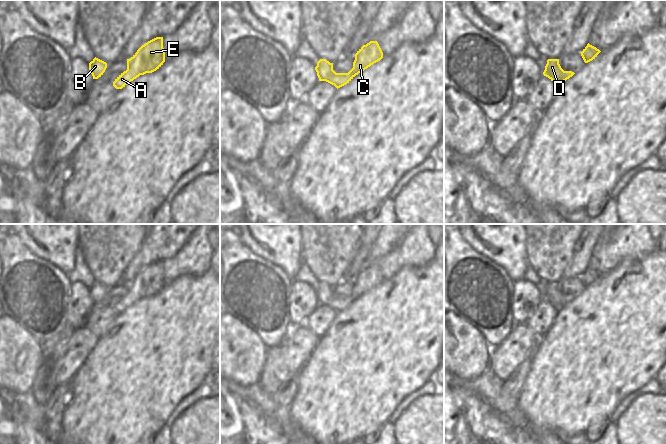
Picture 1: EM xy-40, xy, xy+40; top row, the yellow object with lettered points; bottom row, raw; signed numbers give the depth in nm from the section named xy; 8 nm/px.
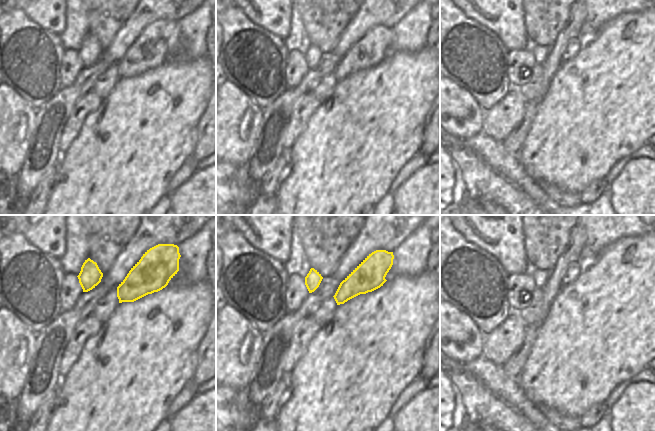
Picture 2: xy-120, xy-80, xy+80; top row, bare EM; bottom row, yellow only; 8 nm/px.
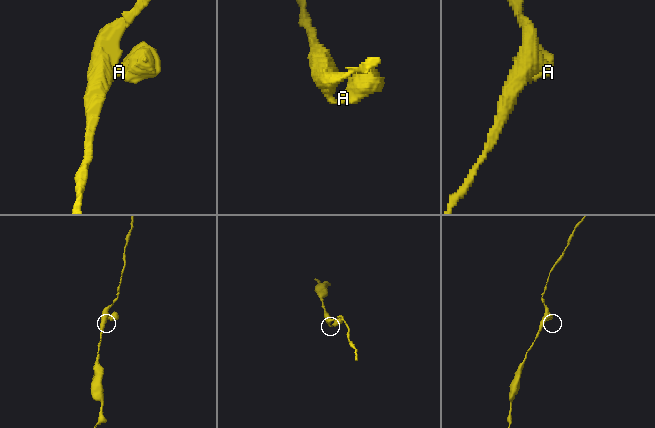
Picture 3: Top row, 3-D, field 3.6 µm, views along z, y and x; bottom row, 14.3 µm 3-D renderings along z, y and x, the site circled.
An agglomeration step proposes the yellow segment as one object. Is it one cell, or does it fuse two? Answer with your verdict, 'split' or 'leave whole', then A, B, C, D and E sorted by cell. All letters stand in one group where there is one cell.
leave whole | A B C D E

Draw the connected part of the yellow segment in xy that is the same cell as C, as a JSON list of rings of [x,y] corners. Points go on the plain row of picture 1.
[[[370,265],[357,275],[353,292],[348,297],[336,297],[333,294],[333,287],[330,287],[326,283],[320,283],[317,286],[315,294],[319,305],[326,305],[338,313],[349,307],[356,299],[380,285],[382,282],[383,276],[378,266]]]

